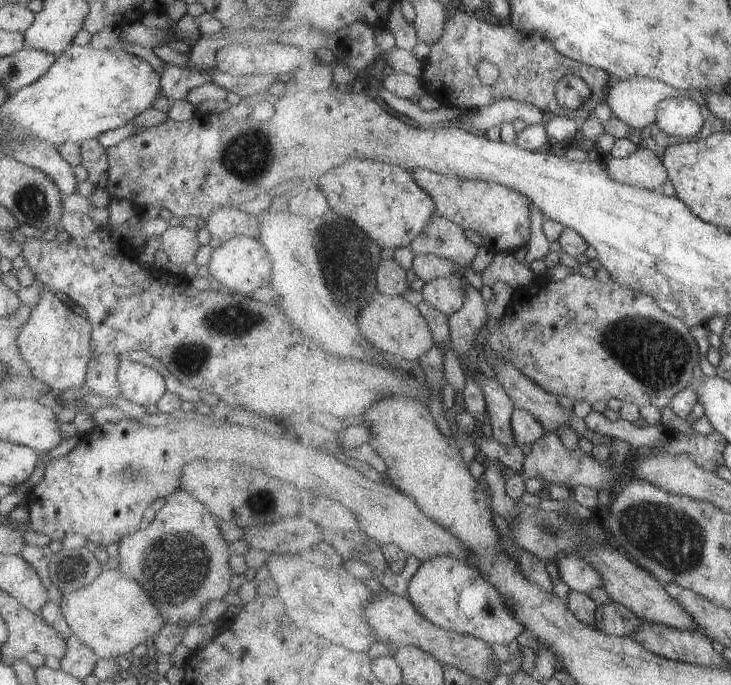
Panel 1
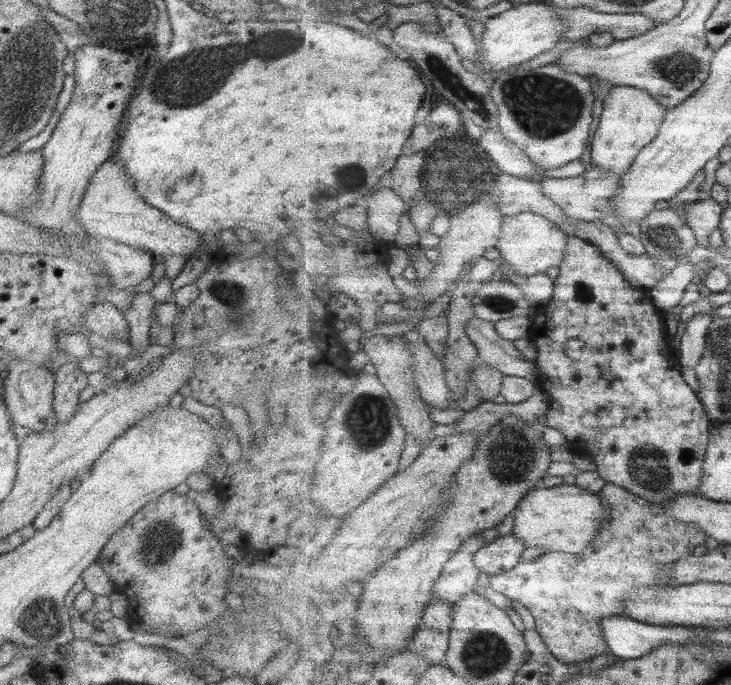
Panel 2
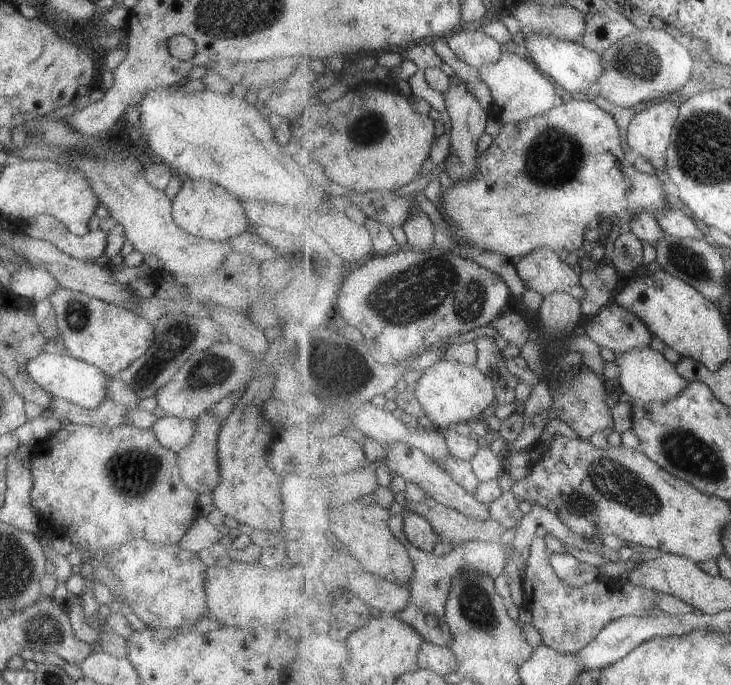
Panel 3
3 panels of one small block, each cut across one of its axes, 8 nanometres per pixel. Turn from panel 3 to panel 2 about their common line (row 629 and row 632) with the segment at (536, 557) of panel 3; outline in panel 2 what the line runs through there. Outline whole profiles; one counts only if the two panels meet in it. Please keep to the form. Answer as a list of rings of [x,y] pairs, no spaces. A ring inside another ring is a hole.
[[[607,483],[599,496],[609,519],[600,526],[599,534],[581,554],[545,552],[533,562],[521,561],[509,572],[489,576],[489,585],[493,589],[505,594],[512,602],[519,601],[528,608],[535,618],[535,631],[541,634],[541,640],[546,642],[549,650],[565,664],[585,662],[603,652],[610,652],[601,623],[607,618],[626,617],[623,606],[637,588],[657,586],[661,590],[675,587],[673,579],[667,582],[667,578],[671,578],[669,570],[673,562],[689,558],[695,548],[707,540],[705,530],[671,518],[659,504],[637,497],[621,486]]]

